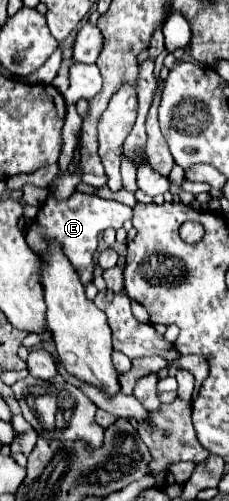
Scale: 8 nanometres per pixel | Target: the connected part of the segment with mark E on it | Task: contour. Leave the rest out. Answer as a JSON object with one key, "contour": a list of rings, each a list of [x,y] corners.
{"contour":[[[74,193],[68,201],[56,201],[48,197],[42,209],[38,211],[38,215],[30,221],[26,229],[26,241],[38,255],[44,255],[48,245],[56,241],[62,253],[74,265],[76,273],[80,275],[80,283],[86,287],[94,279],[94,267],[96,267],[94,253],[98,249],[98,235],[108,227],[120,229],[126,221],[131,219],[132,209],[114,199],[102,199],[102,197],[86,195],[86,193]]]}

